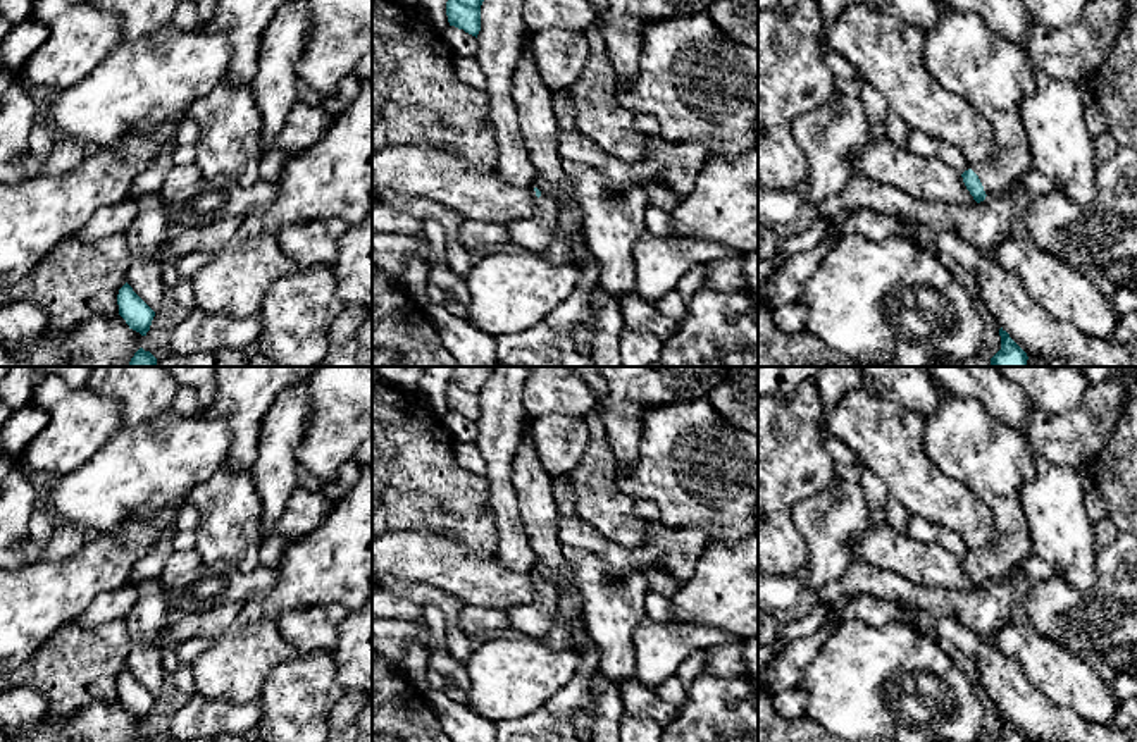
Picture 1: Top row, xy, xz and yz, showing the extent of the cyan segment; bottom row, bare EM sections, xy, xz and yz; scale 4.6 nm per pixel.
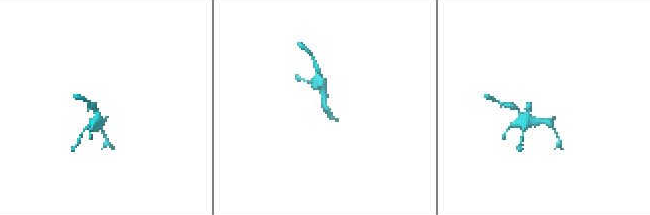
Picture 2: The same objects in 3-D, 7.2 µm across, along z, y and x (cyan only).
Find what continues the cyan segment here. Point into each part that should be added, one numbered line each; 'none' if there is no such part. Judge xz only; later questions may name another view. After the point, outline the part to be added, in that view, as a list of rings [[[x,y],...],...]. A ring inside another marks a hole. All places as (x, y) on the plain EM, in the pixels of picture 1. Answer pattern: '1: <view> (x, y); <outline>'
1: xz (534, 618); [[[541,578],[536,585],[534,597],[529,603],[517,604],[505,611],[510,627],[524,637],[541,640],[556,620],[558,596],[558,585],[551,580]]]

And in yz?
1: yz (993, 460); [[[948,393],[925,418],[923,446],[934,465],[991,510],[994,539],[970,551],[985,580],[1004,577],[1032,553],[1022,485],[1037,473],[1037,454],[1023,436],[972,398]]]

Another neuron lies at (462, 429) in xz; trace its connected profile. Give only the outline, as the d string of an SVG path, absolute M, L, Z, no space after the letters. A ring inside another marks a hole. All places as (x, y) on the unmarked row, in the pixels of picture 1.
M450 411L443 418L443 424L446 430L453 436L455 442L475 442L479 436L477 424L455 411Z

